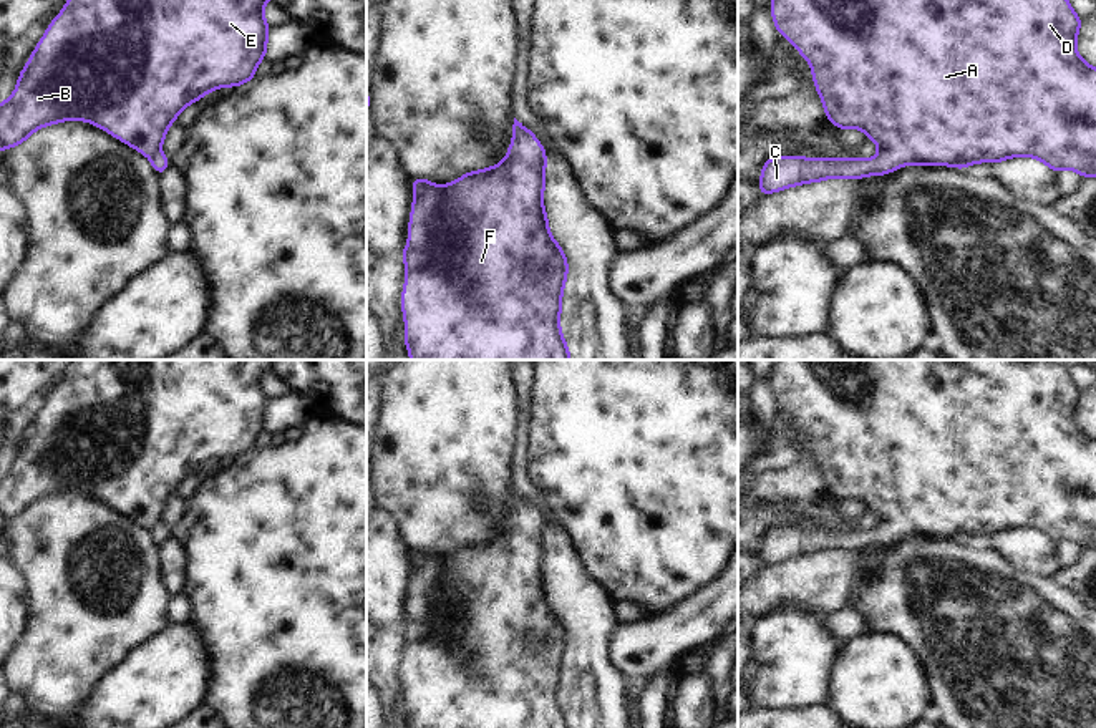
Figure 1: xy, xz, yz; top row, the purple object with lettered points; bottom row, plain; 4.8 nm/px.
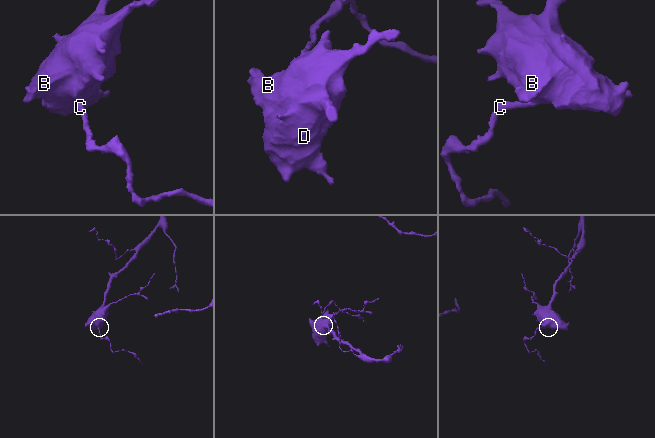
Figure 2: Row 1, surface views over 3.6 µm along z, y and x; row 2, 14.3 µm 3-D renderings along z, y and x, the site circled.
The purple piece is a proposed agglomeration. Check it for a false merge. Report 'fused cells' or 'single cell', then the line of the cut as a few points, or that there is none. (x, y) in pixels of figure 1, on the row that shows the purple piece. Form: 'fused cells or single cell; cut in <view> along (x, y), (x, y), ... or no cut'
single cell; no cut

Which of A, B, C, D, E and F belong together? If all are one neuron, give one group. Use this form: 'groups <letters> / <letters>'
groups A B C D E F

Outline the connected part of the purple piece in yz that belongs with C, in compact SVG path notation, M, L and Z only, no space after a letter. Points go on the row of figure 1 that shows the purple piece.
M771 0L769 8L774 28L809 61L826 119L839 129L862 129L866 138L879 146L880 153L870 159L771 156L759 171L758 197L829 177L854 181L866 176L884 176L905 164L967 169L973 163L993 164L1015 156L1038 159L1053 172L1071 169L1079 172L1083 179L1096 176L1096 68L1076 51L1076 38L1083 20L1071 8L1069 0Z

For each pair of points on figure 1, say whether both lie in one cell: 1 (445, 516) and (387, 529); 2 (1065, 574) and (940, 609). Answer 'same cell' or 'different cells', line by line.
1: different cells
2: different cells

